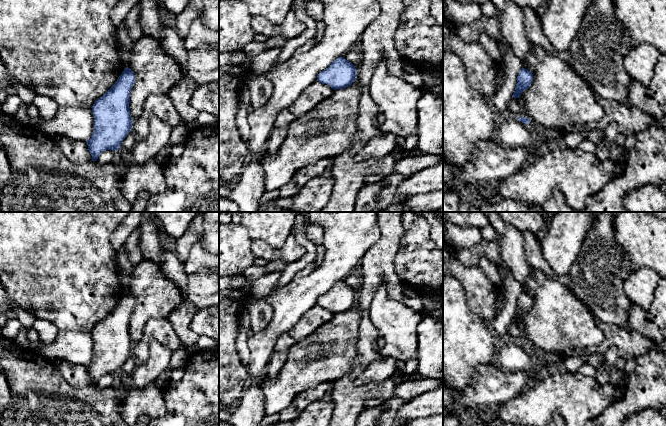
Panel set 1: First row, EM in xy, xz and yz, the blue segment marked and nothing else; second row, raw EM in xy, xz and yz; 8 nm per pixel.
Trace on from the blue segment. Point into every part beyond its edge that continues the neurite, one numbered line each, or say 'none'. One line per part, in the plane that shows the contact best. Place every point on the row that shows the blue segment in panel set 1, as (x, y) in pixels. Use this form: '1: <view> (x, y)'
none

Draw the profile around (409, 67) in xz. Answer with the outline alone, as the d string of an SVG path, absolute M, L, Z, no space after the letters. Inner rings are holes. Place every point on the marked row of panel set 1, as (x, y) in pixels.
M401 58L403 69L406 73L420 72L415 63L409 62L407 59Z

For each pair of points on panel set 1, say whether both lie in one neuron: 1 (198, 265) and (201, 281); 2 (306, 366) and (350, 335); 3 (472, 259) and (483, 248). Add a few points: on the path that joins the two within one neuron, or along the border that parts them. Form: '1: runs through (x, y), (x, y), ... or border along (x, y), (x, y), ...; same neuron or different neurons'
1: border along (183, 263), (183, 268), (189, 273), (208, 270); different neurons
2: runs through (317, 359), (322, 357), (339, 340); same neuron
3: runs through (475, 256), (480, 251); same neuron

